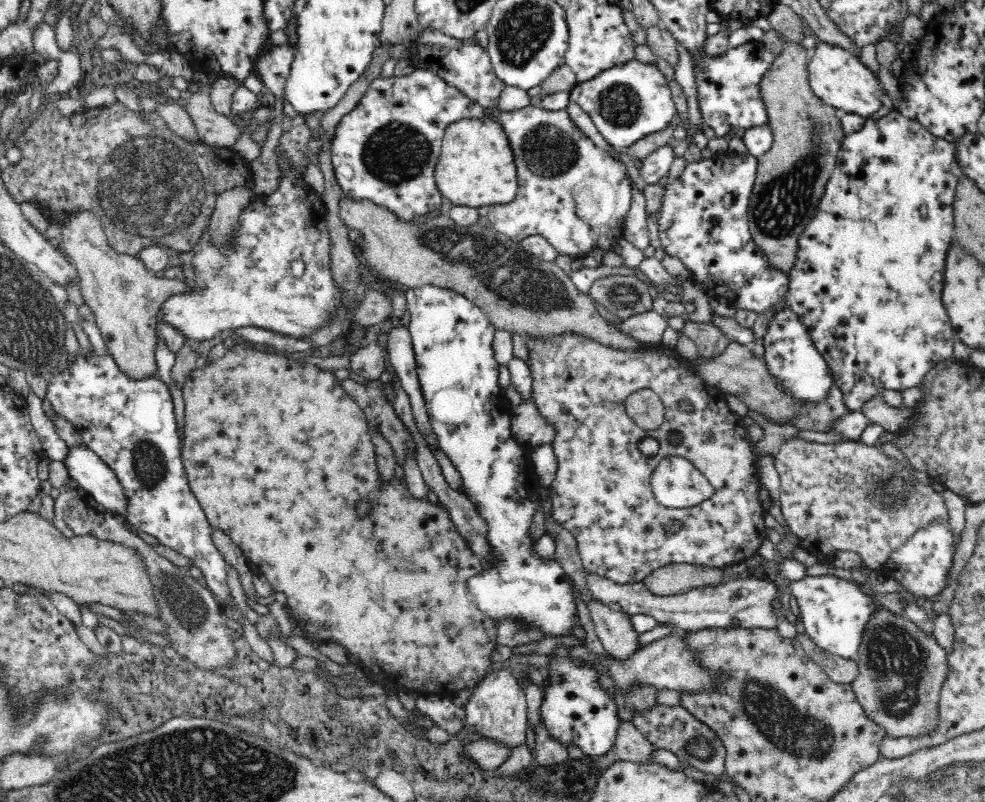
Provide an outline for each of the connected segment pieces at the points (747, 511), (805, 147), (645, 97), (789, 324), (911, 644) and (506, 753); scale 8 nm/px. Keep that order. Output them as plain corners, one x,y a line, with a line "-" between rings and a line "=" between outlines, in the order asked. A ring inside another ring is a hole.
566,334
565,336
551,339
550,341
536,341
536,339
532,339
530,336
526,337
526,339
528,339
526,342
529,350
531,350
531,362
526,363
528,363
532,377
534,377
532,397
534,397
536,405
538,405
538,409
540,409
540,413
554,425
557,433
551,445
554,447
556,457
558,457
558,472
556,472
556,478
554,478
554,482
552,482
548,491
549,497
547,498
547,503
549,507
546,516
549,515
556,524
559,524
560,528
568,530
568,532
574,536
584,568
609,578
611,581
616,581
618,584
628,584
641,582
643,578
646,578
653,570
669,564
686,563
724,569
725,567
740,564
745,559
753,557
758,553
758,548
760,548
761,542
766,537
767,533
765,530
767,527
764,523
766,509
763,507
759,497
761,481
759,480
759,472
757,471
757,459
753,452
753,442
748,437
748,429
743,423
743,417
737,416
736,413
728,407
725,399
726,394
706,384
695,374
695,369
693,368
693,364
689,362
689,359
684,359
684,357
680,357
680,355
674,355
674,349
672,349
672,355
670,356
669,349
666,347
659,348
660,346
656,348
648,347
646,350
642,350
642,352
612,350
611,348
600,345
598,342
594,342
586,337
580,337
580,335
576,334
-
643,388
650,388
656,391
666,407
665,420
663,425
657,428
657,430
644,430
640,428
627,413
625,407
626,398
628,398
630,394
634,394
634,392
-
681,398
690,399
690,403
694,405
694,412
690,412
690,414
684,412
684,414
682,414
682,412
675,407
675,404
-
564,407
570,410
567,415
563,415
560,412
-
672,430
680,430
680,432
683,433
684,442
682,442
680,446
672,446
667,441
668,434
670,434
-
646,437
652,437
659,443
659,451
653,458
642,457
636,449
638,441
-
668,456
678,456
689,460
710,481
714,489
714,494
710,496
710,500
684,509
668,508
656,500
650,480
654,470
656,470
656,466
660,464
662,458
=
778,2
767,19
779,34
782,52
774,57
758,85
773,141
765,154
757,157
747,224
752,241
764,253
769,268
786,274
796,259
798,235
814,216
836,168
845,132
838,109
817,97
810,86
807,64
811,54
802,43
806,26
796,6
=
636,60
603,70
589,81
578,83
571,90
571,100
588,113
600,134
617,149
666,130
677,114
666,76
656,64
=
787,307
778,309
769,320
768,330
763,336
763,361
769,377
797,406
810,408
824,402
832,390
833,376
825,359
809,339
806,327
800,323
797,314
=
881,606
876,607
862,629
862,638
854,660
858,675
851,682
866,717
880,726
890,738
917,737
938,726
938,697
947,673
947,652
933,633
925,632
918,623
=
488,738
467,745
467,754
470,755
470,759
478,761
482,769
491,771
498,770
510,758
512,752
513,748
506,743
495,742

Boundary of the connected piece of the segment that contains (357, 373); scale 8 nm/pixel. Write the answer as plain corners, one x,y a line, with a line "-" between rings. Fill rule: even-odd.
371,342
366,348
352,354
350,372
361,381
379,380
380,374
388,367
383,344

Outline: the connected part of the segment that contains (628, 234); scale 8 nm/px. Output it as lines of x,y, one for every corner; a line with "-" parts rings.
626,172
625,177
631,186
631,205
625,214
624,238
634,248
644,251
651,244
650,233
646,225
646,197
642,189
638,188
636,182
630,177
630,173

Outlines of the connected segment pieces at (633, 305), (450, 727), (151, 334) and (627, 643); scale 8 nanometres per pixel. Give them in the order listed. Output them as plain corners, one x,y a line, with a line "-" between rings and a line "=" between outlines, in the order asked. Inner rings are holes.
618,274
600,276
592,282
587,295
622,320
653,310
654,294
637,277
=
416,699
414,713
427,715
448,735
459,733
467,723
463,707
455,706
450,699
=
90,209
68,215
60,225
59,249
79,273
81,293
100,327
106,348
128,375
136,379
157,375
154,343
160,307
167,298
192,294
196,286
186,284
182,278
169,281
156,277
139,258
118,253
109,244
100,219
=
596,599
585,602
588,616
604,650
610,655
623,659
636,648
638,633
629,623
626,612
614,612
609,605

